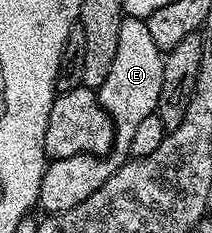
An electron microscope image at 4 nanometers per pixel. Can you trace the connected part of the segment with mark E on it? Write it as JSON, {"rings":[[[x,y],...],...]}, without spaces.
{"rings":[[[123,16],[120,23],[120,43],[116,43],[116,55],[108,70],[108,79],[96,91],[98,102],[106,108],[114,120],[114,148],[105,155],[81,153],[68,159],[51,160],[50,166],[43,168],[38,182],[38,205],[46,208],[47,214],[63,213],[76,203],[84,203],[92,191],[104,187],[108,179],[130,157],[132,134],[148,115],[156,112],[160,99],[162,82],[162,59],[164,53],[156,47],[145,20],[140,17]]]}

